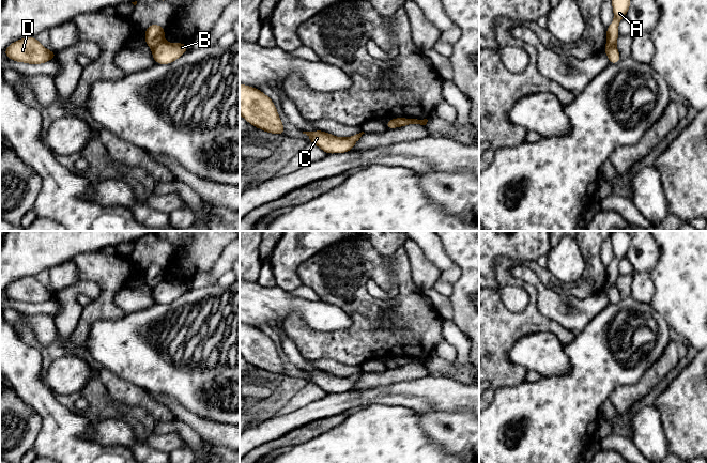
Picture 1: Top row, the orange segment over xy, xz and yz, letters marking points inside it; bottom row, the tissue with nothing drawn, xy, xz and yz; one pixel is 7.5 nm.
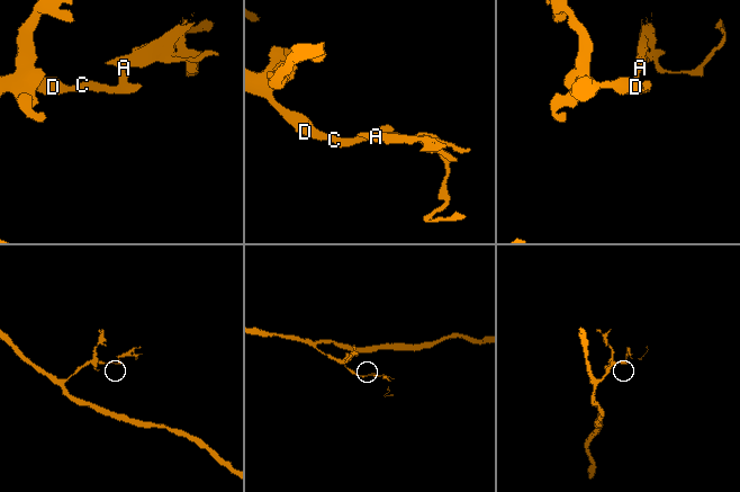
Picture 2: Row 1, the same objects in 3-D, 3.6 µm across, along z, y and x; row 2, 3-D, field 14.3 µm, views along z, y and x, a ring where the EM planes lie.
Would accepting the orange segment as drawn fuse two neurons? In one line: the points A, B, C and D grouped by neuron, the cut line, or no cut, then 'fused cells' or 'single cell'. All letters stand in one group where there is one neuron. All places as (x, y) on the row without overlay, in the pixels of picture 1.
A / B C D | xy (163, 279), (152, 288) | fused cells

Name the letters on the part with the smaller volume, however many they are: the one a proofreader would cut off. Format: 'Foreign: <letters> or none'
Foreign: A

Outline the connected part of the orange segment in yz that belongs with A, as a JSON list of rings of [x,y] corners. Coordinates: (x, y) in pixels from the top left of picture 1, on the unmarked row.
[[[615,231],[610,236],[613,245],[614,260],[606,266],[606,283],[616,284],[619,276],[619,261],[627,254],[631,243],[631,236],[627,231]]]

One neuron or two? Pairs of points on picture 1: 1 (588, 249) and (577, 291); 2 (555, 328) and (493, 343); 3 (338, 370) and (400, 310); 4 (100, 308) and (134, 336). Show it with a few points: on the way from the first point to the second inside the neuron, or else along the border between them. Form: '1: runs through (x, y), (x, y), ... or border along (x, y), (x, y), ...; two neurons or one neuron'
1: runs through (590, 260), (590, 277), (587, 280); one neuron
2: runs through (540, 325), (513, 325), (508, 328); one neuron
3: border along (319, 359), (332, 358), (343, 364), (359, 366); two neurons
4: border along (127, 312), (118, 318), (96, 320), (89, 328); two neurons

